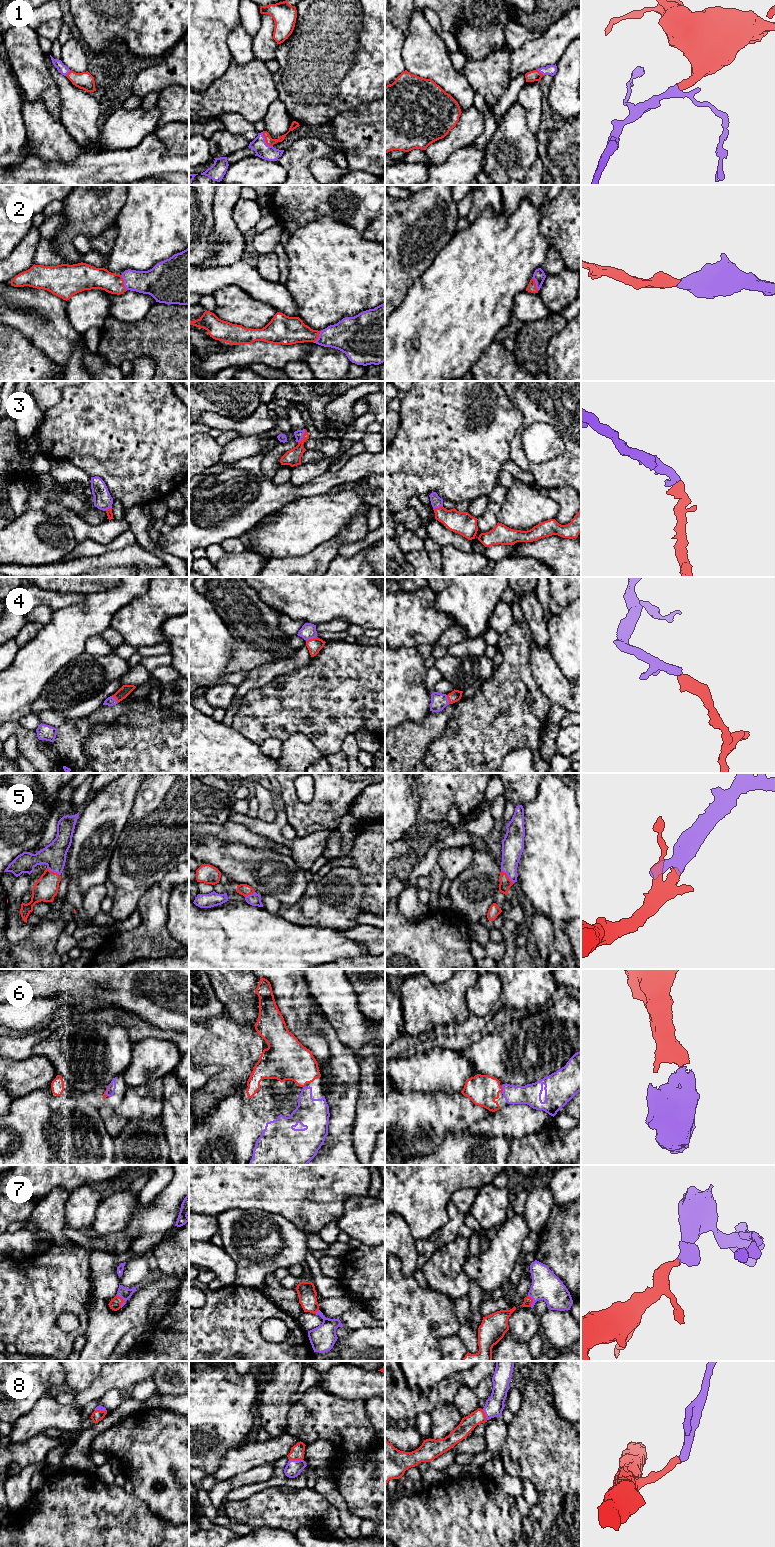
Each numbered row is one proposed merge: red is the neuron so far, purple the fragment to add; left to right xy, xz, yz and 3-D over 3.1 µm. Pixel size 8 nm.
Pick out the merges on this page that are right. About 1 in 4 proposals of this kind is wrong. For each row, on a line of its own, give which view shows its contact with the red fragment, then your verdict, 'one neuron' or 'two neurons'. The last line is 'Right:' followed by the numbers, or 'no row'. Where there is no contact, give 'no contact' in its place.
1: xz | one neuron
2: xy | one neuron
3: xz | one neuron
4: xz | one neuron
5: yz | one neuron
6: yz | one neuron
7: xy | one neuron
8: xz | one neuron
Right: 1, 2, 3, 4, 5, 6, 7, 8

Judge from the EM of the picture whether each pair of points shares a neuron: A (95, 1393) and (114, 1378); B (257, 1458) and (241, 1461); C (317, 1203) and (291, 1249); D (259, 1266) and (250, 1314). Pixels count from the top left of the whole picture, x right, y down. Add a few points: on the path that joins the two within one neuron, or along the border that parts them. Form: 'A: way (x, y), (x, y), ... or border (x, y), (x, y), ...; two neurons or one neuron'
A: way (100, 1388), (109, 1379); one neuron
B: way (253, 1458), (245, 1458); one neuron
C: border (283, 1216), (308, 1234); two neurons
D: border (250, 1287), (260, 1289); two neurons

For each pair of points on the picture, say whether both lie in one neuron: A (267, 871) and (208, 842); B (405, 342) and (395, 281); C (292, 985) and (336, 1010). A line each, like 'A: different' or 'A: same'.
A: same
B: different
C: different

